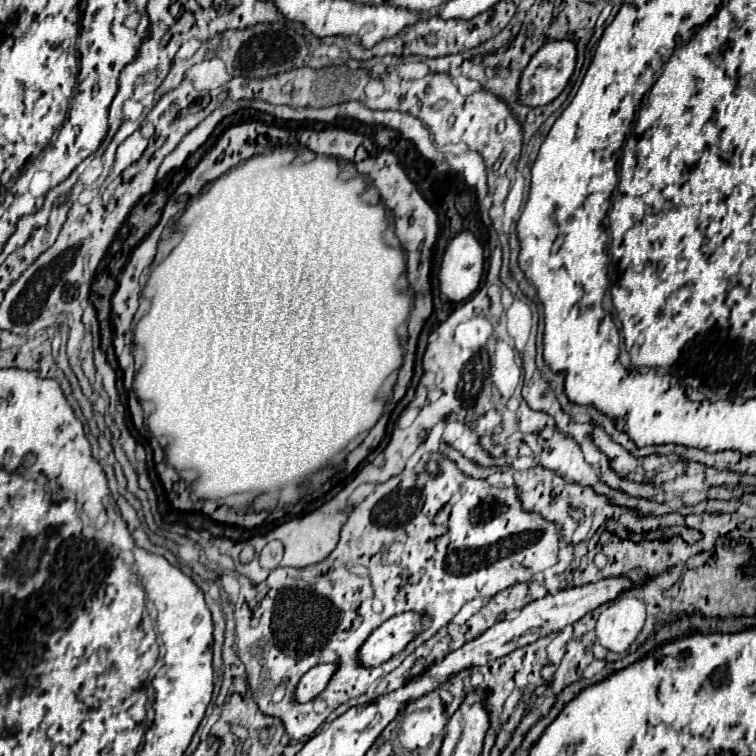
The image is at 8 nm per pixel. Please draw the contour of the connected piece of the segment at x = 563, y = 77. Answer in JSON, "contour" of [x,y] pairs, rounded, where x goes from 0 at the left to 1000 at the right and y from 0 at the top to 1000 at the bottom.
{"contour":[[[739,53],[739,56],[726,56],[718,58],[700,79],[694,87],[694,95],[689,98],[689,111],[687,111],[687,135],[694,140],[721,140],[729,132],[734,132],[747,111],[753,108],[758,93],[761,93],[761,79],[763,79],[763,63],[755,53]]]}

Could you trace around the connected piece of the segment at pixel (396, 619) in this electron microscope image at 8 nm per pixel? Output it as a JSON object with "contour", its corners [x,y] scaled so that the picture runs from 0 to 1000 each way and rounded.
{"contour":[[[536,810],[515,817],[475,857],[472,876],[483,884],[496,884],[512,876],[517,868],[530,862],[557,833],[557,815]]]}

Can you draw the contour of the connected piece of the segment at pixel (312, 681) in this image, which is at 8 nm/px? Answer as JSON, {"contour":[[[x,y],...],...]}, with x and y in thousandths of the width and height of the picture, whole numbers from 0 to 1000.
{"contour":[[[425,876],[417,884],[411,884],[393,905],[390,910],[390,926],[393,929],[409,929],[417,921],[422,921],[427,915],[427,910],[433,907],[435,897],[443,889],[443,878],[440,876]]]}

